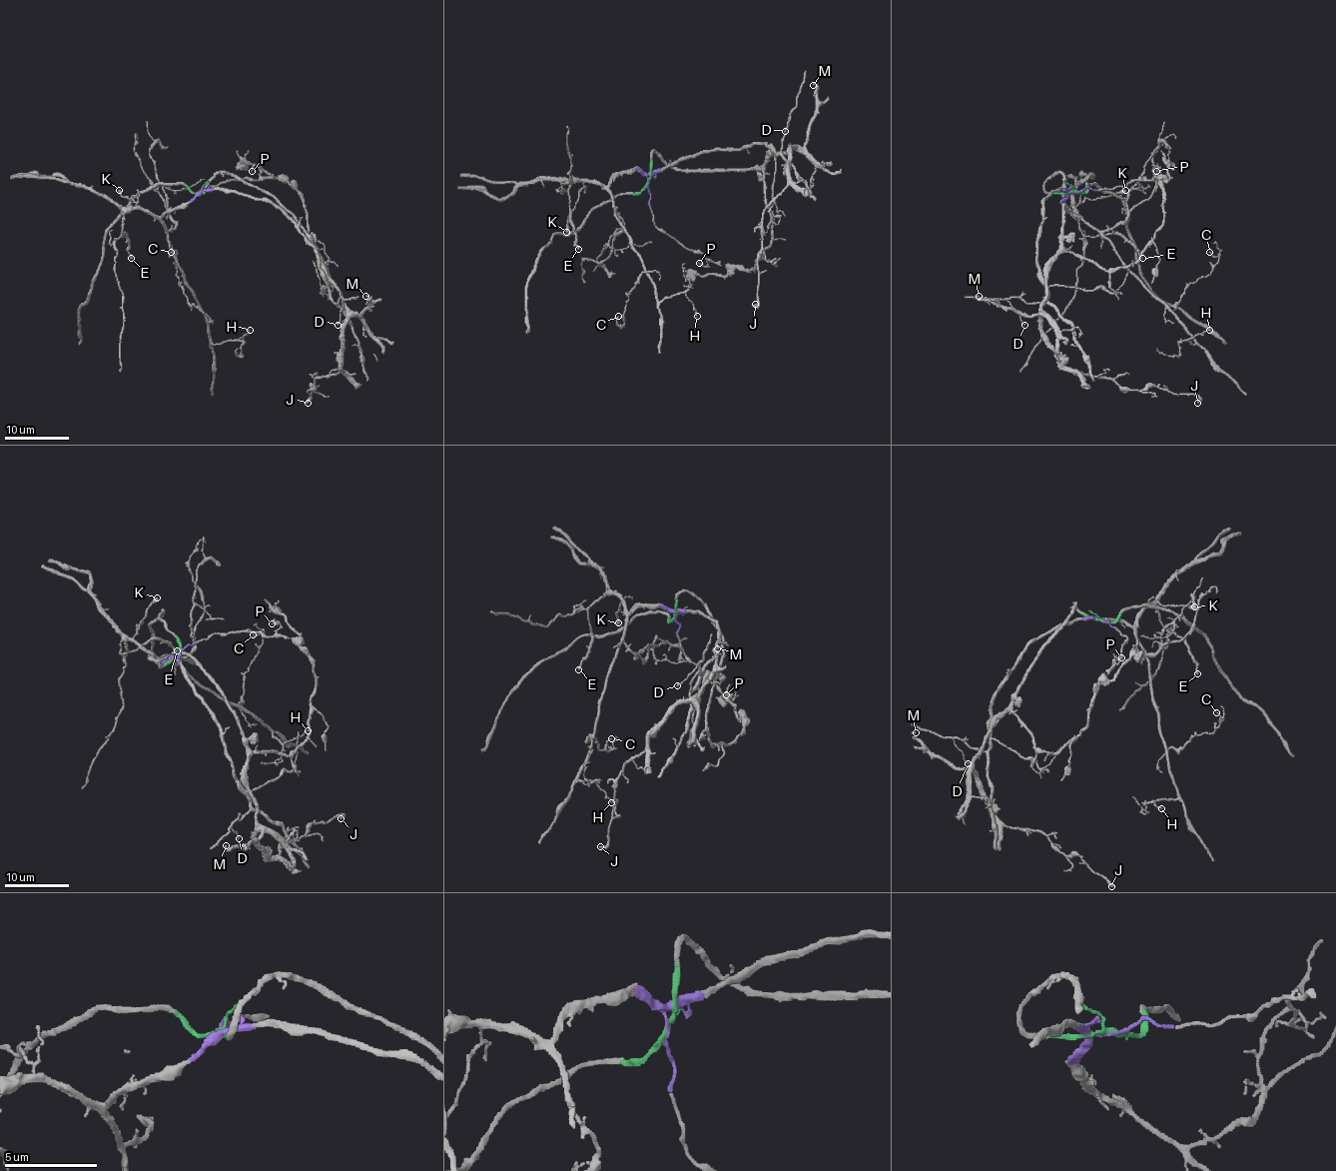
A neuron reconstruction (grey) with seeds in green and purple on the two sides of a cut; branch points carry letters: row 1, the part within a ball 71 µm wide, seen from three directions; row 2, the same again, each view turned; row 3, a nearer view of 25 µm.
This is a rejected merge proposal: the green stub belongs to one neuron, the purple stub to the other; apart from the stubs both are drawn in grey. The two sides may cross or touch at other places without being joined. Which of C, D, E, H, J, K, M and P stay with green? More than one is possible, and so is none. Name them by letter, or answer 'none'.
J, M

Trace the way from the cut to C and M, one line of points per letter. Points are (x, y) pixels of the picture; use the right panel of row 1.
C: (1077, 192), (1065, 197), (1064, 205), (1108, 241), (1121, 262), (1166, 306), (1210, 273), (1218, 257), (1210, 252)
M: (1075, 192), (1046, 192), (1044, 183), (1054, 173), (1062, 176), (1062, 241), (1040, 312), (1022, 316), (979, 296)

